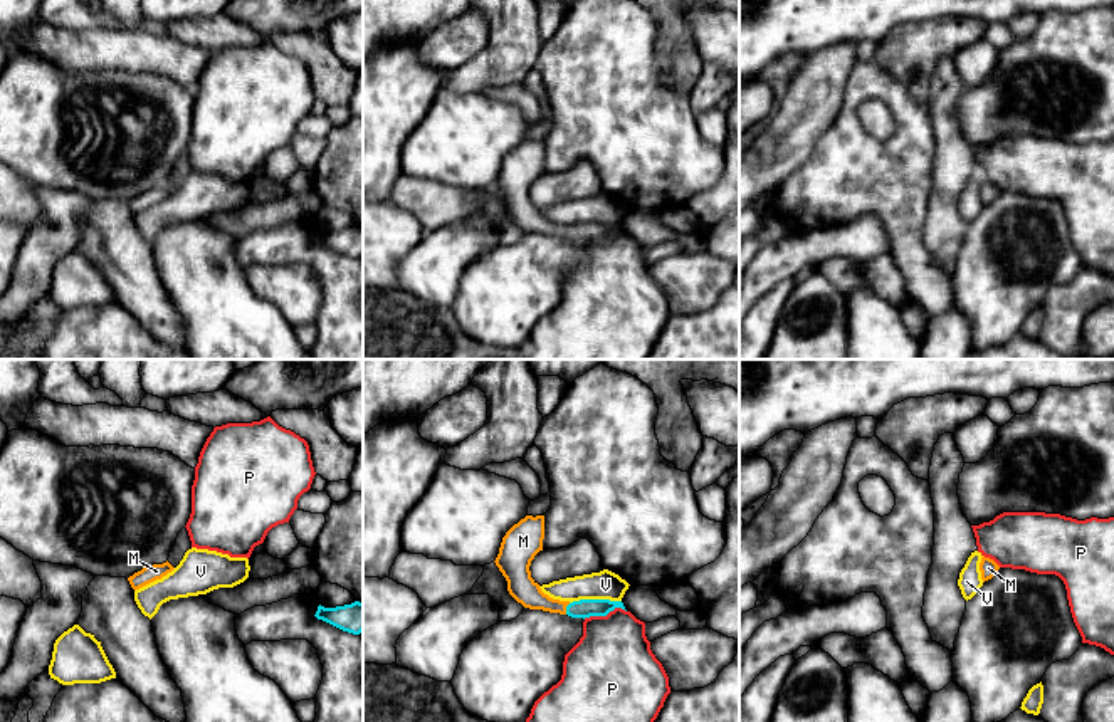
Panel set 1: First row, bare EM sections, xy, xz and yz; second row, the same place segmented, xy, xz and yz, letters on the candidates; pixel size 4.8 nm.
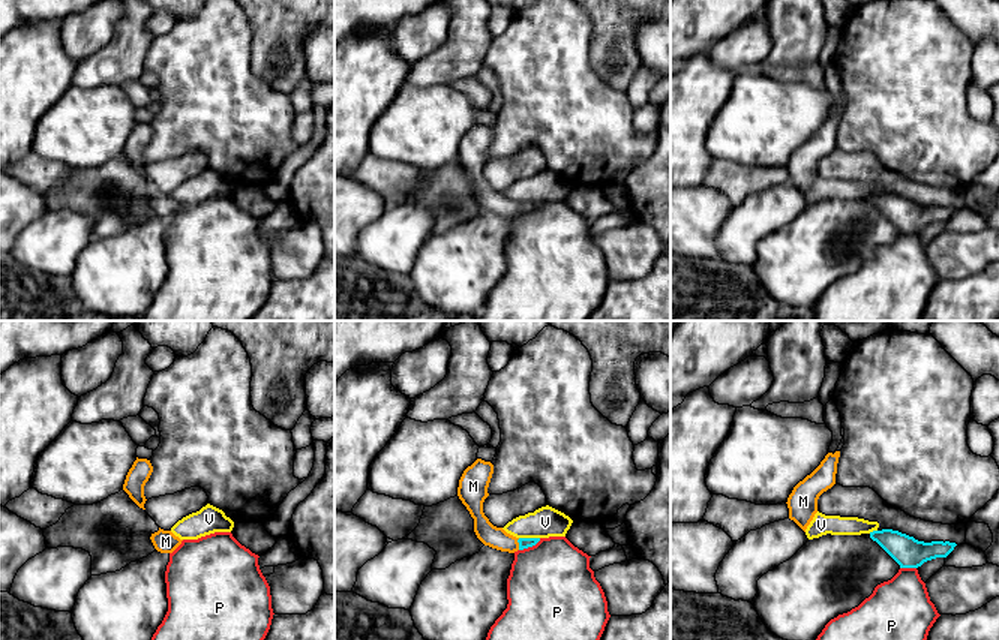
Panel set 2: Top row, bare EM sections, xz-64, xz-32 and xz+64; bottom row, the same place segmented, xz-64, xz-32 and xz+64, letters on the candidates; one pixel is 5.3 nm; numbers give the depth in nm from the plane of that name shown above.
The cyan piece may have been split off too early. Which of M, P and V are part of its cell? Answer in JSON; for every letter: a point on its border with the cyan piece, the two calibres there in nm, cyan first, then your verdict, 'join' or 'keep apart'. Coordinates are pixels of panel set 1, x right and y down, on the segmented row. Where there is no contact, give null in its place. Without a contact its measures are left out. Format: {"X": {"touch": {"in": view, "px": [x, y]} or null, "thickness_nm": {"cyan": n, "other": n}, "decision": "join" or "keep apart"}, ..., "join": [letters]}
{"M": {"touch": {"in": "xz", "px": [567, 608]}, "thickness_nm": {"cyan": 90, "other": 140}, "decision": "join"}, "P": {"touch": {"in": "xz", "px": [604, 615]}, "thickness_nm": {"cyan": 90, "other": 400}, "decision": "keep apart"}, "V": {"touch": {"in": "xz", "px": [595, 600]}, "thickness_nm": {"cyan": 90, "other": 140}, "decision": "keep apart"}, "join": ["M"]}

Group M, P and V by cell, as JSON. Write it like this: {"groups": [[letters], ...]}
{"groups": [["M"], ["P"], ["V"]]}

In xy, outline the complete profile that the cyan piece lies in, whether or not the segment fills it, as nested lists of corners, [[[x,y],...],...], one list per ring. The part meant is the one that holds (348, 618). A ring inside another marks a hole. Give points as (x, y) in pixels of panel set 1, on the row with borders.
[[[360,601],[336,608],[319,604],[314,616],[353,635],[363,631],[363,603]]]

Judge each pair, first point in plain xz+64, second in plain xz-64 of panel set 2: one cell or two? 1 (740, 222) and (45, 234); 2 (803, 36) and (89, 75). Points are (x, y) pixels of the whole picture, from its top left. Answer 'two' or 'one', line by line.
1: one
2: one

